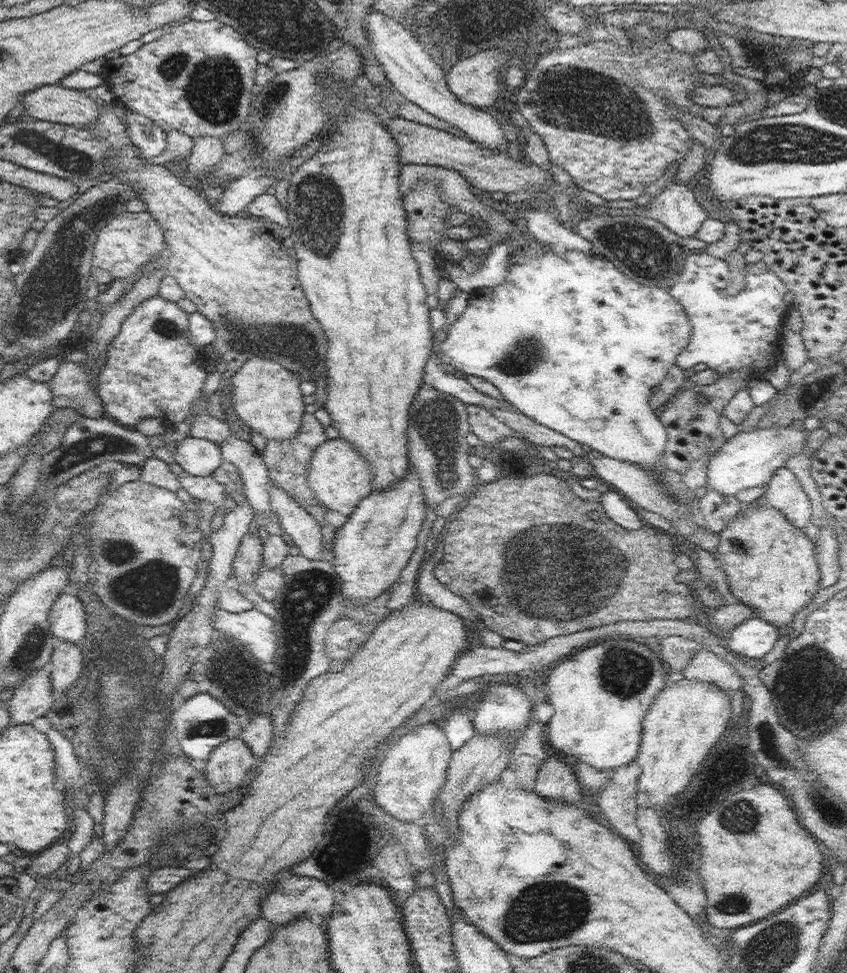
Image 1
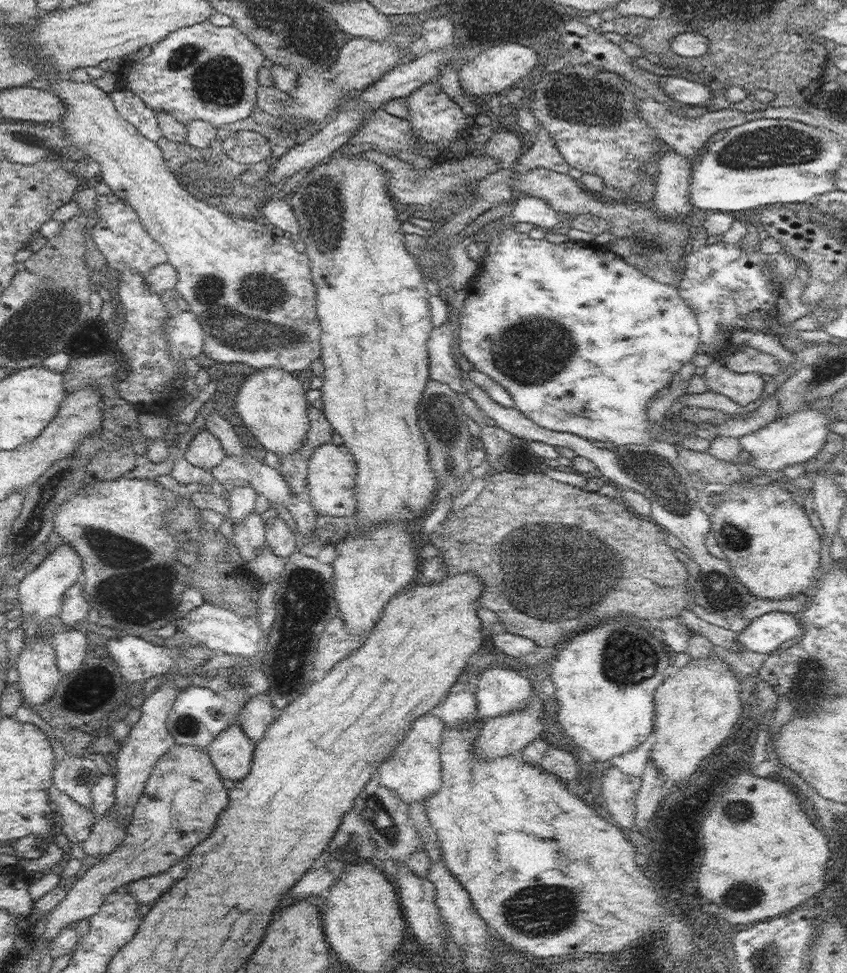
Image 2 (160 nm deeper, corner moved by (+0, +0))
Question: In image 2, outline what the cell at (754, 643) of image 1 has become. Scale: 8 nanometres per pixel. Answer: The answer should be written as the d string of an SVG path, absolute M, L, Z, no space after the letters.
M768 612L752 619L750 625L738 635L746 650L770 654L788 645L791 639L801 637L804 630L792 613Z

